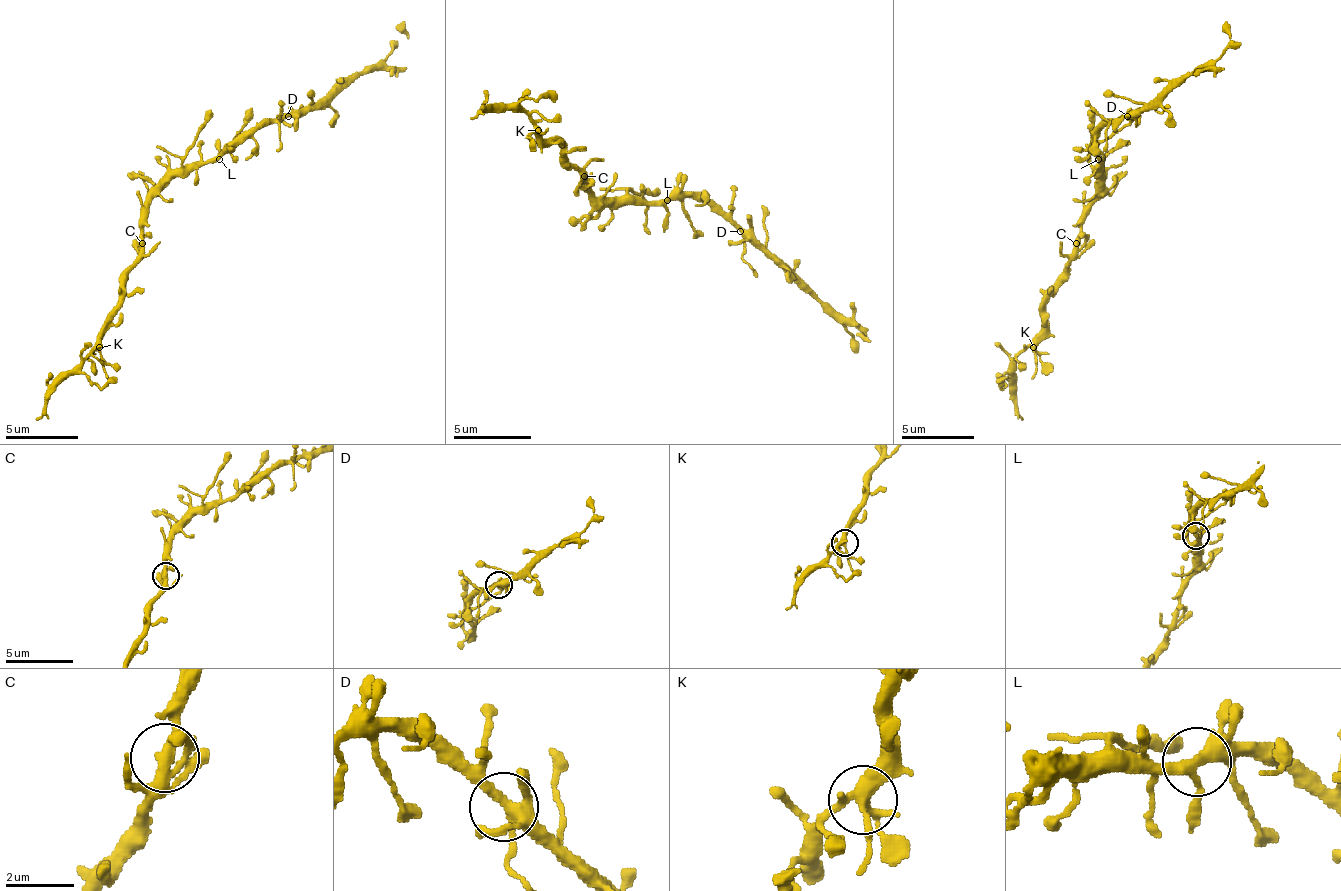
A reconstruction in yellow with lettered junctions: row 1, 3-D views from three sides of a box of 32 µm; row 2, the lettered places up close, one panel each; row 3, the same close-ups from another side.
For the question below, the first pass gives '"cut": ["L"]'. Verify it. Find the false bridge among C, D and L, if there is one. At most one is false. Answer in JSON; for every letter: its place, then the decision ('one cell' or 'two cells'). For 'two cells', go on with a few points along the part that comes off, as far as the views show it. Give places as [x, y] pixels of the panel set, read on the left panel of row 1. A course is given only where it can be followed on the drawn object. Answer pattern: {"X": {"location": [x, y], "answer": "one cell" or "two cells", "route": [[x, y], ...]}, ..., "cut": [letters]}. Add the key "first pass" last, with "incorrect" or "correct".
{"C": {"location": [142, 243], "answer": "one cell"}, "D": {"location": [288, 116], "answer": "one cell"}, "L": {"location": [219, 159], "answer": "one cell"}, "cut": [], "first pass": "incorrect"}

